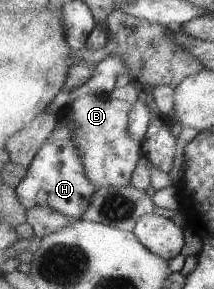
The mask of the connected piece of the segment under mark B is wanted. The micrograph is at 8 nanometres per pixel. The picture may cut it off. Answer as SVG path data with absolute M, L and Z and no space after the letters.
M111 94L100 96L84 95L78 97L72 103L72 106L64 113L66 118L58 122L66 121L75 130L75 145L83 150L83 159L85 160L87 174L90 180L100 189L102 187L120 186L131 183L132 175L143 155L141 151L142 143L137 143L128 132L129 116L132 110L132 103L114 98Z

